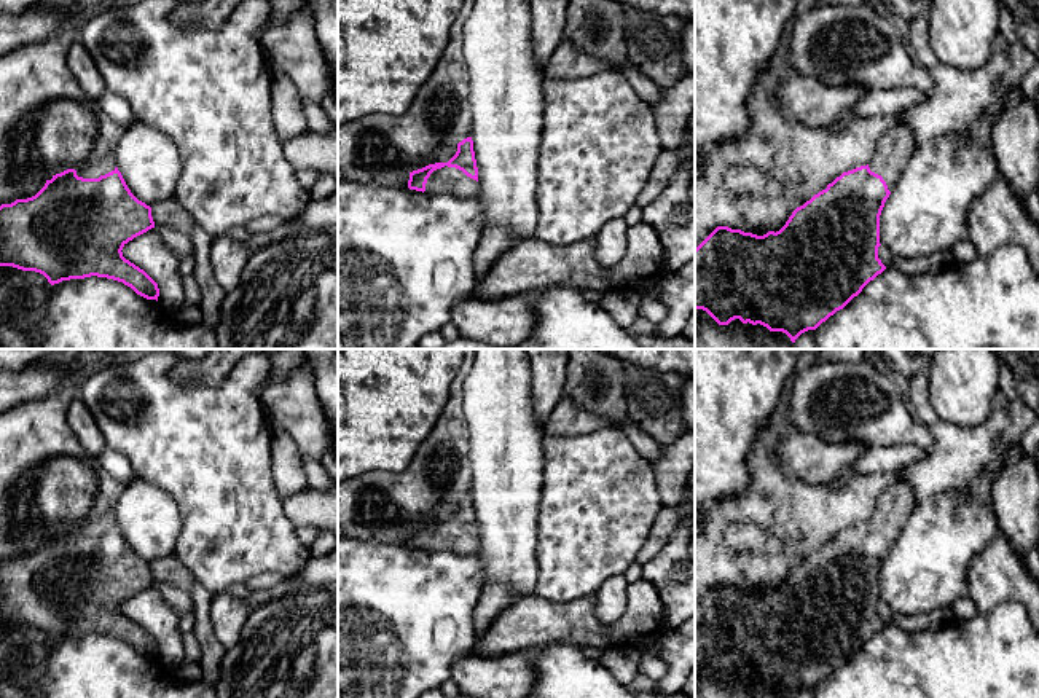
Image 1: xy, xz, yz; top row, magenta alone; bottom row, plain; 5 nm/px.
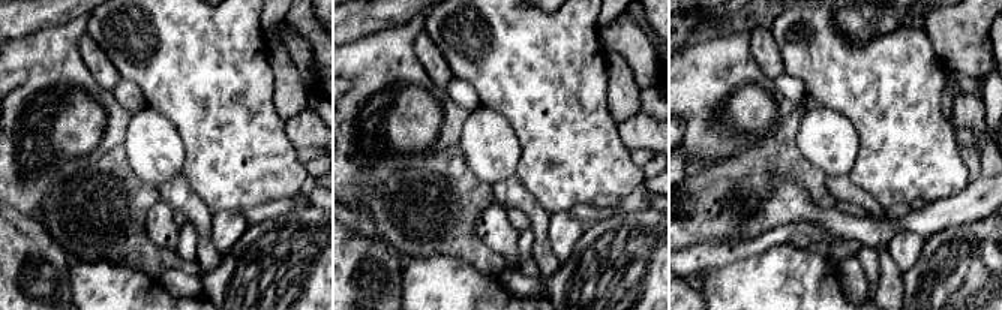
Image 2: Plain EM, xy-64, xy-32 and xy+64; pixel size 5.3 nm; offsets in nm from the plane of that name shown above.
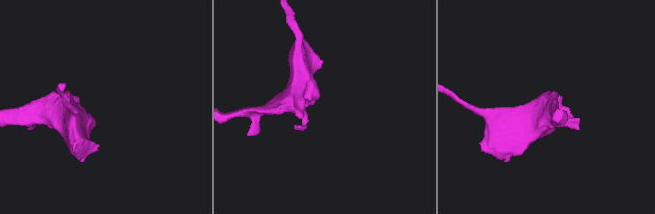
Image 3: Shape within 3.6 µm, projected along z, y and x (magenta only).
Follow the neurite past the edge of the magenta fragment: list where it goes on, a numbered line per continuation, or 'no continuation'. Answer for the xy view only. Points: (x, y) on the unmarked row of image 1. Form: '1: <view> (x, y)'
1: xy (105, 521)

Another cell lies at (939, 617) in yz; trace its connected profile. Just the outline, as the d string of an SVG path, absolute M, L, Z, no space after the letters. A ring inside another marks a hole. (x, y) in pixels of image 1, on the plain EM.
M943 607L935 609L929 614L916 614L916 615L902 615L894 612L888 625L897 626L908 633L915 633L915 631L937 629L953 620L955 615L951 609Z

